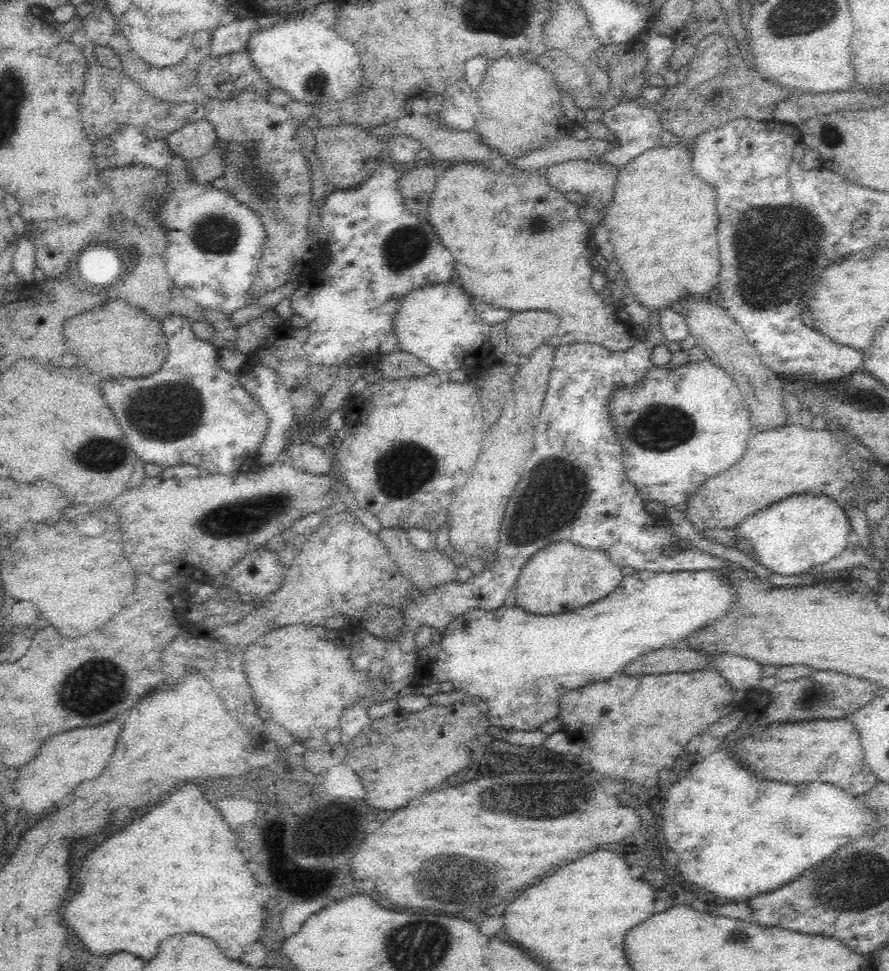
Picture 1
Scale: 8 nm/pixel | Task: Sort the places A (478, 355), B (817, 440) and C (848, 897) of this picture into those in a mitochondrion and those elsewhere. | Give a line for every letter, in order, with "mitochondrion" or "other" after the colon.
A: other
B: other
C: mitochondrion

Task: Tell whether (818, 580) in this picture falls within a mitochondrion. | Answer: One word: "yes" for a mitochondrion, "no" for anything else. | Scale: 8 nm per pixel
no

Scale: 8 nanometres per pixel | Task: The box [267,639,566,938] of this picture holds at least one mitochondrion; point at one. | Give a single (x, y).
(457, 880)

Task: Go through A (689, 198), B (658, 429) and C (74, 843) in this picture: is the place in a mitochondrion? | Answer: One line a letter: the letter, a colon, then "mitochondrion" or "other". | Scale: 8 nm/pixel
A: other
B: mitochondrion
C: other

